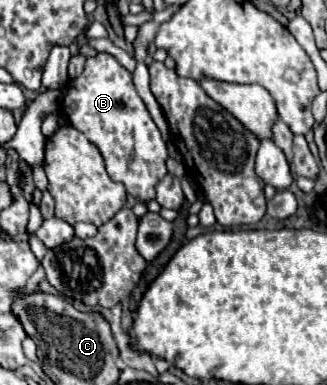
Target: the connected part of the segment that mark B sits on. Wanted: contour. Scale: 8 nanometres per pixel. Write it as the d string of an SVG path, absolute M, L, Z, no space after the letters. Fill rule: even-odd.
M103 52L87 58L81 76L69 80L65 88L61 112L73 128L83 132L99 148L113 182L125 184L127 192L141 202L155 198L155 184L167 174L167 144L133 86L133 74L117 58Z

